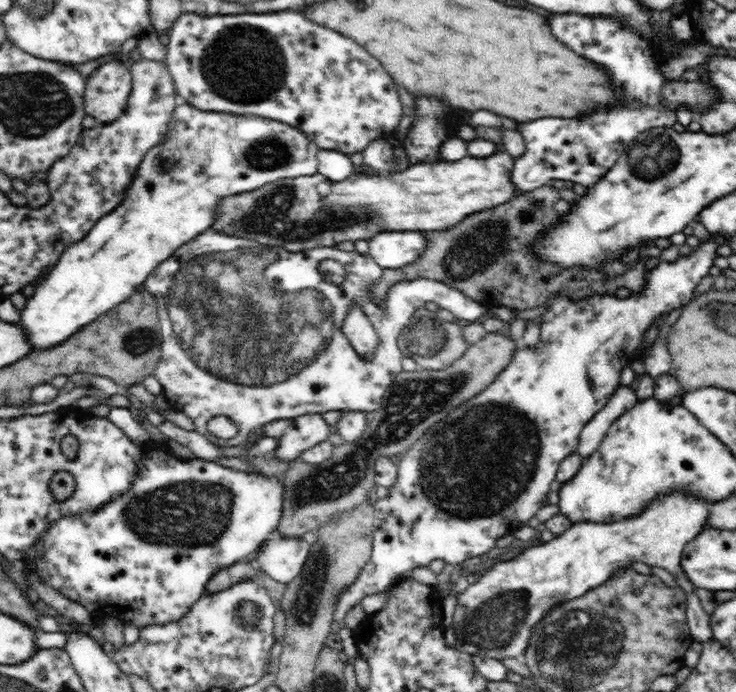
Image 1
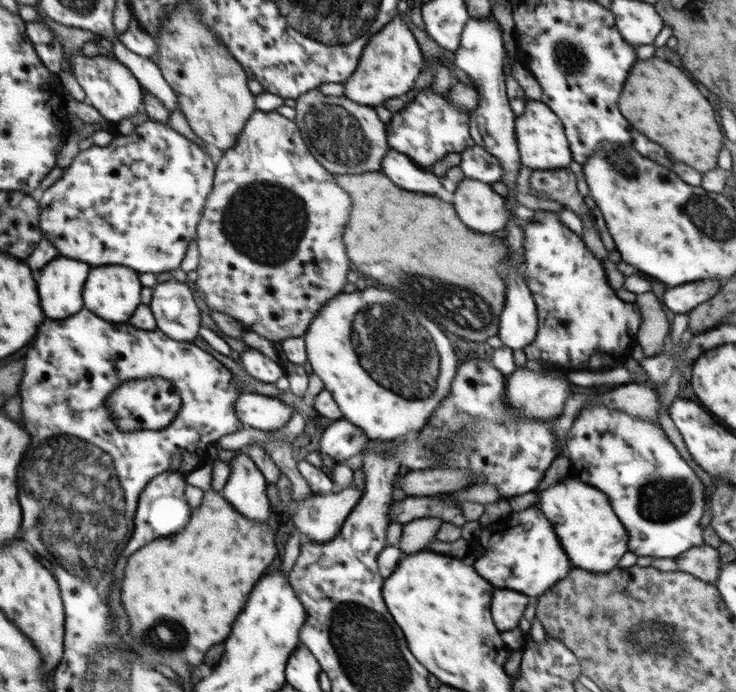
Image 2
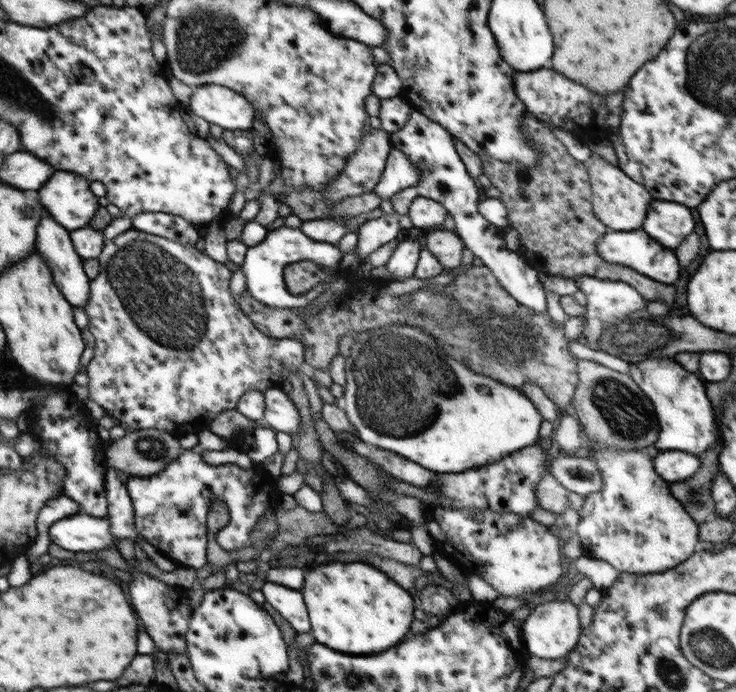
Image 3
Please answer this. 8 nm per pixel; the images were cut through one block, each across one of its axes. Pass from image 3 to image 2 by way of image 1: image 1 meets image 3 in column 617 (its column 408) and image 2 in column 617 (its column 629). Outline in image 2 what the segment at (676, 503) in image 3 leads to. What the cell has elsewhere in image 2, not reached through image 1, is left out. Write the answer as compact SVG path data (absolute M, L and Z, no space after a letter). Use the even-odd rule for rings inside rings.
M535 211L535 220L524 224L525 281L534 294L537 308L538 333L534 341L524 347L528 360L541 363L550 362L565 373L569 371L600 372L610 371L623 365L626 356L636 341L640 328L639 307L635 303L618 298L616 290L610 286L604 266L589 252L581 236L576 235L550 211Z

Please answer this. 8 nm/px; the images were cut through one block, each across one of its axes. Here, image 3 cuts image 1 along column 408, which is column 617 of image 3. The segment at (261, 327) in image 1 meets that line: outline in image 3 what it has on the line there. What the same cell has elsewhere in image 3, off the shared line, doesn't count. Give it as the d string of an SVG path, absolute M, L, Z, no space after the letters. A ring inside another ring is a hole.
M586 275L575 278L575 282L586 295L586 313L584 313L586 324L582 332L582 341L594 350L601 350L598 340L604 329L616 326L618 322L624 322L626 318L632 316L632 312L645 309L646 300L633 286L625 282L600 280Z

